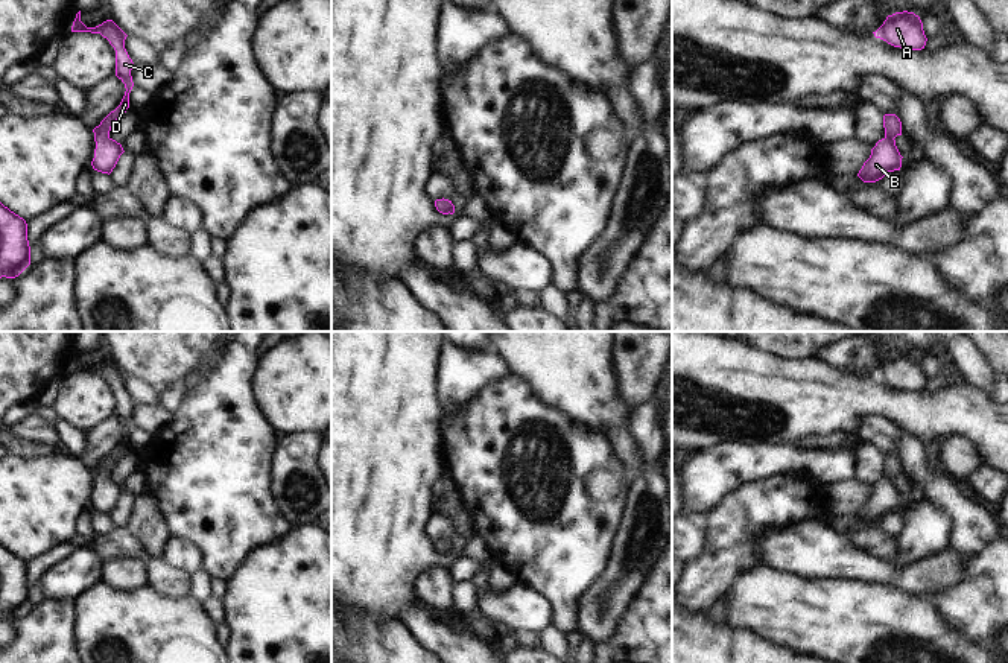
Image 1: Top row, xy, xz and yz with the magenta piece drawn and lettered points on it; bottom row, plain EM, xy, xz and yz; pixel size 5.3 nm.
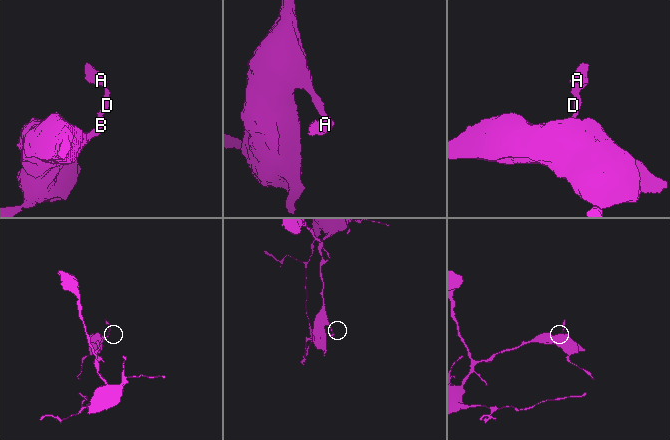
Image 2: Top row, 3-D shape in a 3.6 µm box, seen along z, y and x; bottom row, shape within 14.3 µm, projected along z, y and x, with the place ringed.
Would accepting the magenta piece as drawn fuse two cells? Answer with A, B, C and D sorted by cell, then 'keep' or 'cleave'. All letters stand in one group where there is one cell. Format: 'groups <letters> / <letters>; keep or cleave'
groups A B C D; keep

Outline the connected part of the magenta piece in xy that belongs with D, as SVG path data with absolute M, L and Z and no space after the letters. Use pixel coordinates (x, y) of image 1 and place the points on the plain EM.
M81 351L76 354L76 359L71 366L71 373L100 374L103 379L109 382L109 385L116 391L116 417L125 424L126 429L120 446L114 452L111 452L100 462L99 467L93 470L96 490L94 490L94 499L91 502L91 506L94 511L109 515L116 508L120 496L125 493L122 485L109 477L109 471L113 464L119 461L129 449L129 433L134 427L131 417L134 403L125 389L125 380L128 376L113 360L106 360L96 368L87 368L81 362Z

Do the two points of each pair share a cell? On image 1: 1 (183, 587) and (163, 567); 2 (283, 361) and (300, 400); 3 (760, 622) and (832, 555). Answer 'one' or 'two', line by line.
1: one
2: one
3: two

